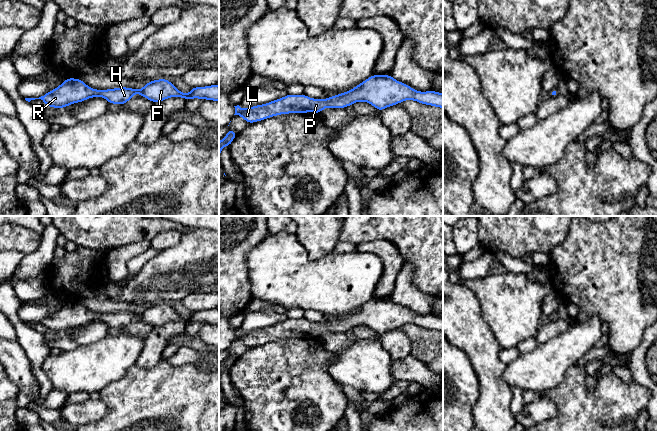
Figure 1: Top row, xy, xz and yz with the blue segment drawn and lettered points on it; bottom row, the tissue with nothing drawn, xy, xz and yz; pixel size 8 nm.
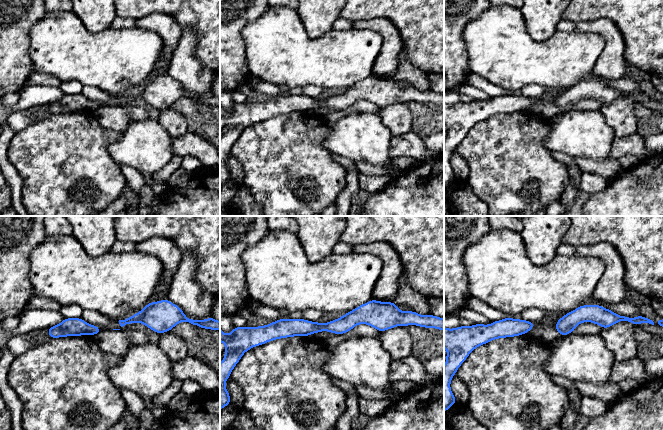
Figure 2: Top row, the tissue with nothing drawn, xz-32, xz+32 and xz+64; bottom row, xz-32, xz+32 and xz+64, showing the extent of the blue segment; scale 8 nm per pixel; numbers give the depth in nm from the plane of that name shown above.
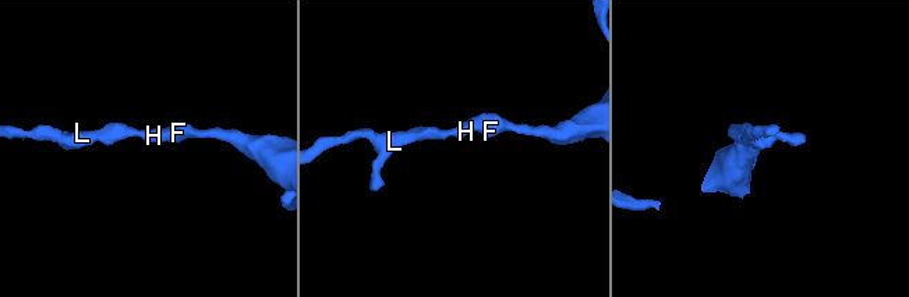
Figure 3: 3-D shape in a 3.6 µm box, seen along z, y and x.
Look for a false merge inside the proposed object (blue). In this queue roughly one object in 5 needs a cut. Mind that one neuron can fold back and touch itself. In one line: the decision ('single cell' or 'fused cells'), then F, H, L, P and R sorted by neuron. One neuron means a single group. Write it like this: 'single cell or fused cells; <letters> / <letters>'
single cell; F H L P R

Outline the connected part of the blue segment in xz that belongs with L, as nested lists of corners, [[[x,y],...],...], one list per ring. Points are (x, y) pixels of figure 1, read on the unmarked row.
[[[372,299],[368,303],[361,306],[359,309],[351,313],[350,315],[344,316],[342,318],[337,318],[333,321],[328,321],[327,323],[313,323],[304,318],[293,319],[287,318],[283,322],[276,323],[266,328],[252,330],[250,332],[241,332],[239,329],[235,331],[235,338],[241,340],[246,346],[252,348],[261,344],[274,341],[281,338],[290,338],[290,337],[306,337],[313,336],[319,338],[326,331],[330,332],[346,332],[356,326],[364,325],[373,329],[378,336],[391,331],[396,328],[400,328],[405,324],[414,324],[421,328],[426,328],[430,330],[435,330],[438,332],[443,332],[443,318],[436,315],[426,315],[420,316],[417,315],[407,308],[397,305],[391,299]]]

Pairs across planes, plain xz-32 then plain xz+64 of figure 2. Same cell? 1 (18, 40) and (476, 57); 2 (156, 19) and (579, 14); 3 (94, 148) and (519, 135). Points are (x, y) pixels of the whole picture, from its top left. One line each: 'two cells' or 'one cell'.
1: two cells
2: two cells
3: one cell

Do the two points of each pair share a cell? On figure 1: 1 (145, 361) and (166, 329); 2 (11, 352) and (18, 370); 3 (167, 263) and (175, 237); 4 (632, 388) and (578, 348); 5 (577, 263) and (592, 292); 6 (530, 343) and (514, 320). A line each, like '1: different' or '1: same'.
1: same
2: same
3: different
4: different
5: same
6: different

